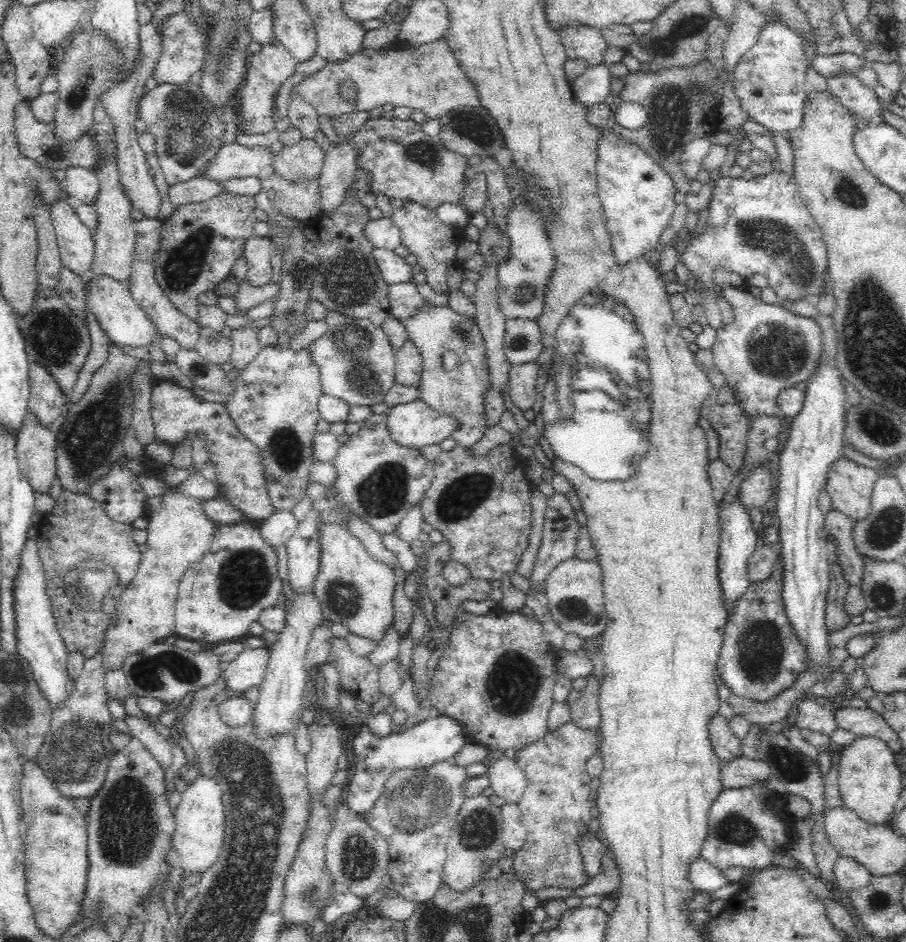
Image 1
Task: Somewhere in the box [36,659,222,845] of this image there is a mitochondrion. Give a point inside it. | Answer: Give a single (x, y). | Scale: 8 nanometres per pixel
(76, 751)

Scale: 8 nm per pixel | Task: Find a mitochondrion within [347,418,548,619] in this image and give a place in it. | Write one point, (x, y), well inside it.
(383, 492)

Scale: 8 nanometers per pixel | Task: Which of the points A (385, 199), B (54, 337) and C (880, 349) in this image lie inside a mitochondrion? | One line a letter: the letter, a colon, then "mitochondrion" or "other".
A: other
B: mitochondrion
C: mitochondrion

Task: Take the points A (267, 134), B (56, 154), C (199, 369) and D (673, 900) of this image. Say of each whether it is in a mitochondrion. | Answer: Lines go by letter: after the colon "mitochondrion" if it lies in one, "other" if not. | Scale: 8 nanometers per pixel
A: other
B: mitochondrion
C: other
D: other

